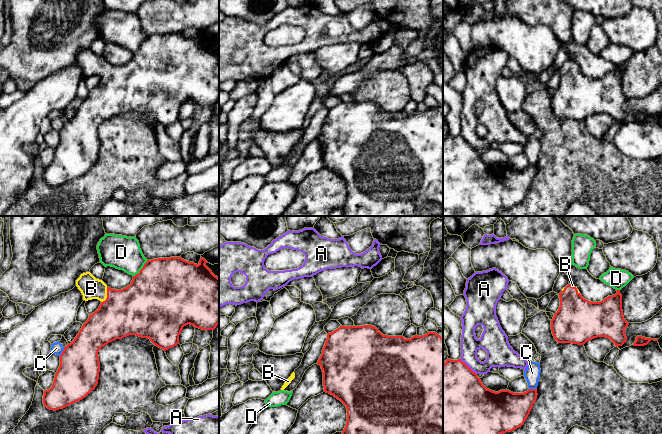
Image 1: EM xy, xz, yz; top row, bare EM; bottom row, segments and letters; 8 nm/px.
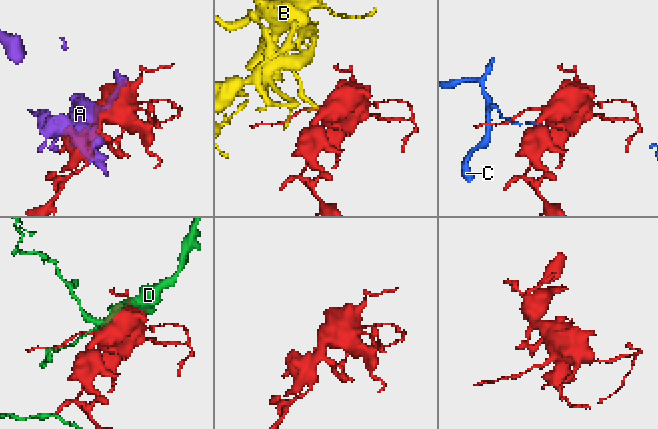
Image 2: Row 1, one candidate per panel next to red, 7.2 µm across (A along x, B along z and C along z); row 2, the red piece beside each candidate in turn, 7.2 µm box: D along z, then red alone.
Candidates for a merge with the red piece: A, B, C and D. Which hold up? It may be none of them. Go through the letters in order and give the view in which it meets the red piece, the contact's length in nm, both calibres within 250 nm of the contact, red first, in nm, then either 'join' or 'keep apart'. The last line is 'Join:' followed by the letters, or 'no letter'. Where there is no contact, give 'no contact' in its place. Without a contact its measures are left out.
A: yz | 190 nm | 480/160 nm | keep apart
B: xy | 140 nm | 400/180 nm | join
C: xy | 80 nm | 320/90 nm | keep apart
D: xy | 180 nm | 500/280 nm | keep apart
Join: B

